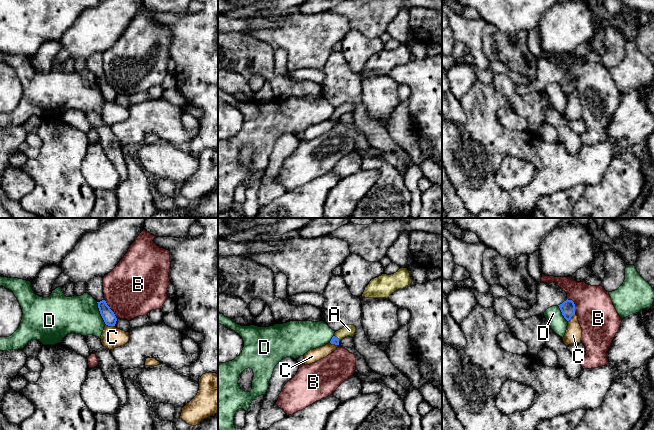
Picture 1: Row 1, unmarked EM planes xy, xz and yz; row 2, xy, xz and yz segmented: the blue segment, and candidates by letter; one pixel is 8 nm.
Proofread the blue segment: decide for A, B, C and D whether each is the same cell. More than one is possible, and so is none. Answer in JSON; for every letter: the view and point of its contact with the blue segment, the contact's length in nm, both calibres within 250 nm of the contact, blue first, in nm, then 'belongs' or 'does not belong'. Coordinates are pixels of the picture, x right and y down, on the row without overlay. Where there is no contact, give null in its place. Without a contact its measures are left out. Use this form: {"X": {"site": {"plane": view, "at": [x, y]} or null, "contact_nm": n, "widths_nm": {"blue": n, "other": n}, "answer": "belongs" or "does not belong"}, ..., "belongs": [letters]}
{"A": {"site": {"plane": "xz", "at": [337, 114]}, "contact_nm": 70, "widths_nm": {"blue": 60, "other": 90}, "answer": "belongs"}, "B": {"site": {"plane": "xy", "at": [110, 85]}, "contact_nm": 190, "widths_nm": {"blue": 100, "other": 460}, "answer": "does not belong"}, "C": {"site": {"plane": "xy", "at": [110, 101]}, "contact_nm": 70, "widths_nm": {"blue": 100, "other": 170}, "answer": "does not belong"}, "D": {"site": {"plane": "xy", "at": [100, 89]}, "contact_nm": 200, "widths_nm": {"blue": 100, "other": 300}, "answer": "does not belong"}, "belongs": ["A"]}

